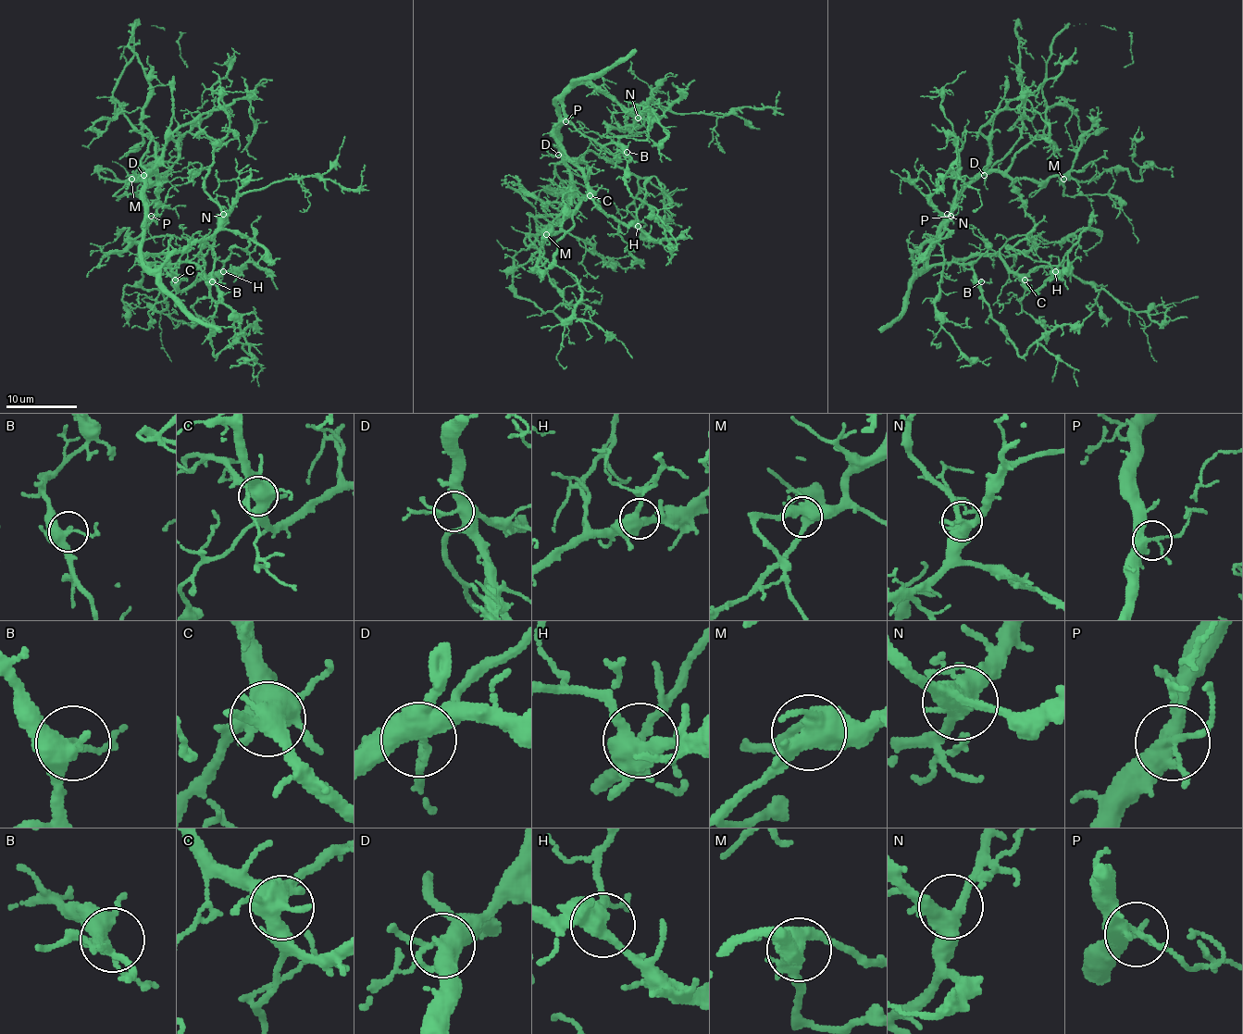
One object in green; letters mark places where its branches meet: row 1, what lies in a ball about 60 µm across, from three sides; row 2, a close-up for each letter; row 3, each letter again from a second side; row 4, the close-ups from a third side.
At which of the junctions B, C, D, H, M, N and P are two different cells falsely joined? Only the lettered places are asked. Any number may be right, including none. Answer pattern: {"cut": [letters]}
{"cut": []}

